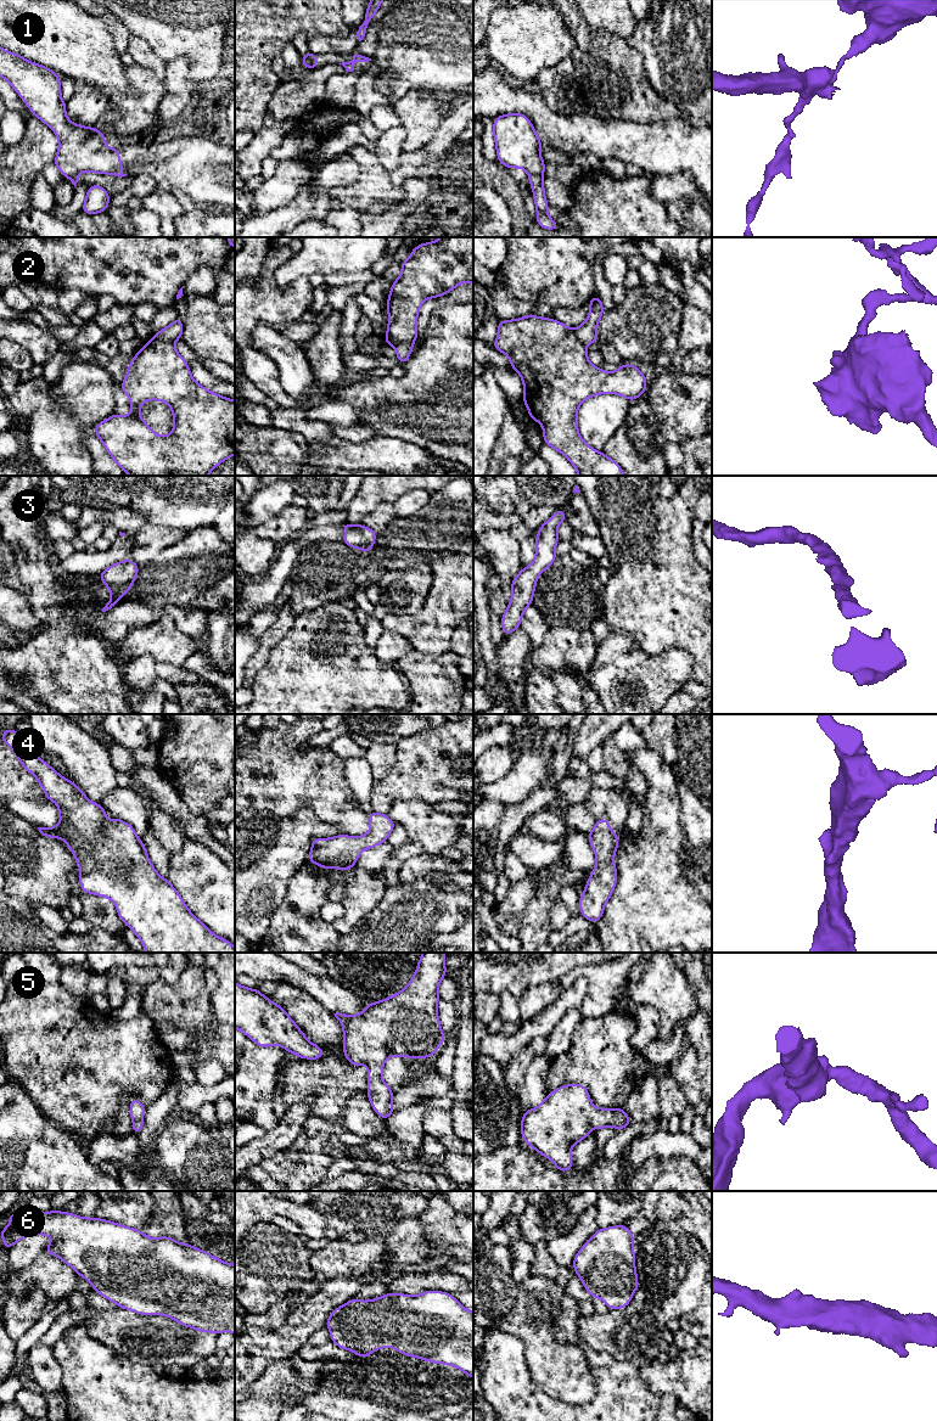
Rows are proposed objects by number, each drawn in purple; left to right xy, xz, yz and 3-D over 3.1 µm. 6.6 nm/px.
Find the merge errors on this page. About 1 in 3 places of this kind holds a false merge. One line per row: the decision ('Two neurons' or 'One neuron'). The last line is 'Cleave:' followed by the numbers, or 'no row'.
1: Two neurons
2: Two neurons
3: One neuron
4: One neuron
5: One neuron
6: One neuron
Cleave: 1, 2

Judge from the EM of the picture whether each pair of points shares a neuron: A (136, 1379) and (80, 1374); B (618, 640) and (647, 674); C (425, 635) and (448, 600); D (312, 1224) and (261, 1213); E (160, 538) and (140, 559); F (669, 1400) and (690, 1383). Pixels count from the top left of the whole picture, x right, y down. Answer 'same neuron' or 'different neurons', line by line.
A: same neuron
B: same neuron
C: same neuron
D: same neuron
E: same neuron
F: different neurons

